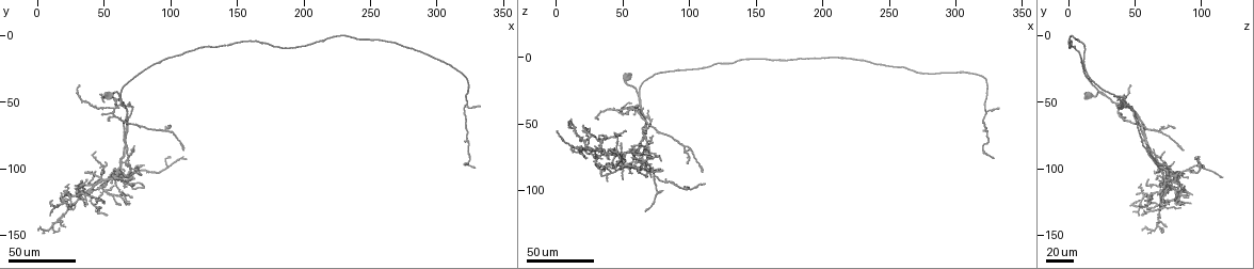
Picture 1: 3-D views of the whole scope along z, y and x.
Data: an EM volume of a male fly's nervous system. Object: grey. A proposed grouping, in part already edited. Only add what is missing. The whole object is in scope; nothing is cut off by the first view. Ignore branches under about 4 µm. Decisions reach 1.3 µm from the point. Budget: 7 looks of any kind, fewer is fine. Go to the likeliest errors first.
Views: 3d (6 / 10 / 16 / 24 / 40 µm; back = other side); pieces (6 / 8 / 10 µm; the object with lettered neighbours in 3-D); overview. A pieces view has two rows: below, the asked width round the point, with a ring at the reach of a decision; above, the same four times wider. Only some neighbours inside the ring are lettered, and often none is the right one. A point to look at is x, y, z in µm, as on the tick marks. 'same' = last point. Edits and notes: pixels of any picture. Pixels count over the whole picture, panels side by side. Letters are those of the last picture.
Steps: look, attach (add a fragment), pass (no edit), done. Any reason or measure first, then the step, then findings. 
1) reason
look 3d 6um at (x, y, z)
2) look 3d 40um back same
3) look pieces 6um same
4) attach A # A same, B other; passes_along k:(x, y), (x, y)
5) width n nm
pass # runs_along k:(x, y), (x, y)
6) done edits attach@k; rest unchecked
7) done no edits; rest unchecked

end of a long branch
look 3d 24um at (110, 88, 88)

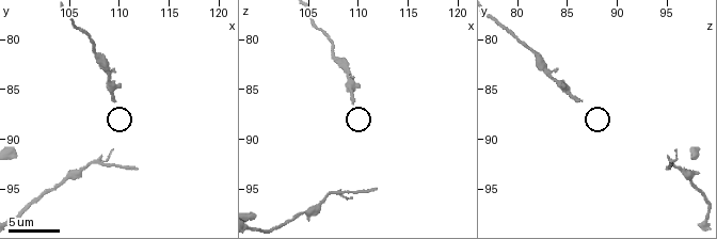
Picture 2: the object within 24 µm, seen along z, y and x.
look 3d 6um at (109.6, 86.0, 86.4)

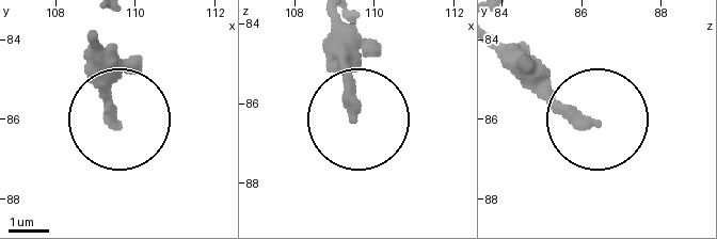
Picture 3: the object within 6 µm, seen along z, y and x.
what lies round it
look pieces 8um at (109.50, 86.05, 86.30)

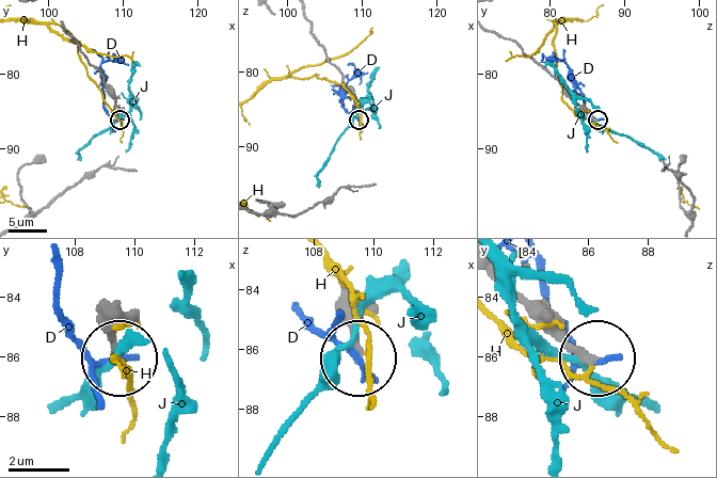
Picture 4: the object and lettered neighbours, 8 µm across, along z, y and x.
width 260 nm
pass # D other, H other, J other; runs_along 4:(305, 17), (327, 58), (341, 75), (356, 118); no lettered fragment goes on from it

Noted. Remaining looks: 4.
free end
look 3d 24um at (56, 112, 68)

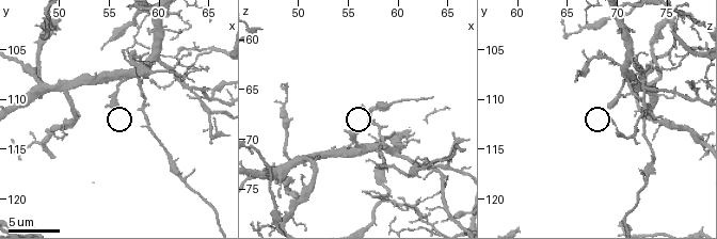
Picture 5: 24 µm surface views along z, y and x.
look pieces 6um at (54.8, 110.4, 69.4)

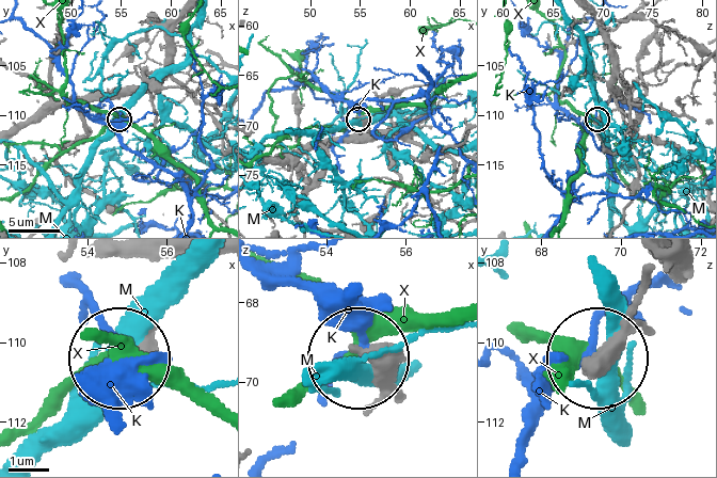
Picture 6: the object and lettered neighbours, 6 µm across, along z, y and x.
pass # K other, M other, X other; no lettered fragment goes on from it

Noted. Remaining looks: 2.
an open end
look 3d 24um at (66, 56, 38)

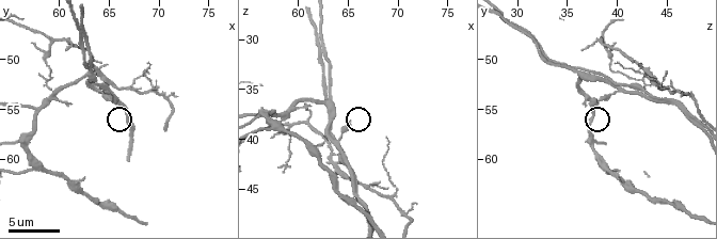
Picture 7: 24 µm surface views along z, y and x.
look pieces 8um at (65.2, 54.0, 38.2)

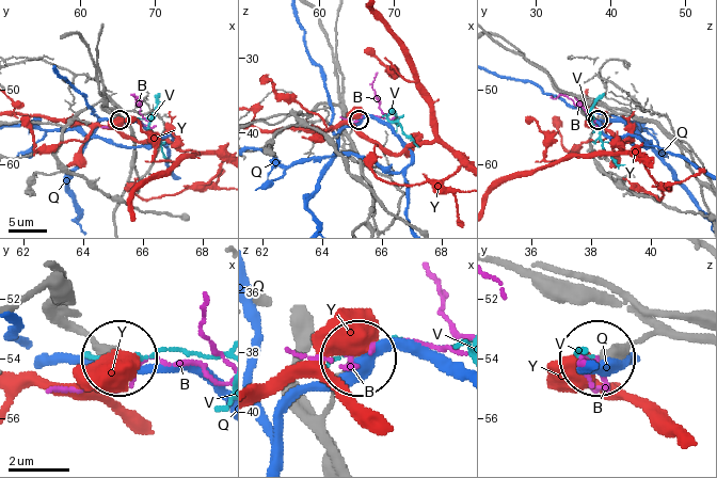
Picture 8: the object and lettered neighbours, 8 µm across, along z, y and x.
pass # B other, Q other, V other, Y other; none of them fits

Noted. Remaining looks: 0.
done no edits; rest unchecked

